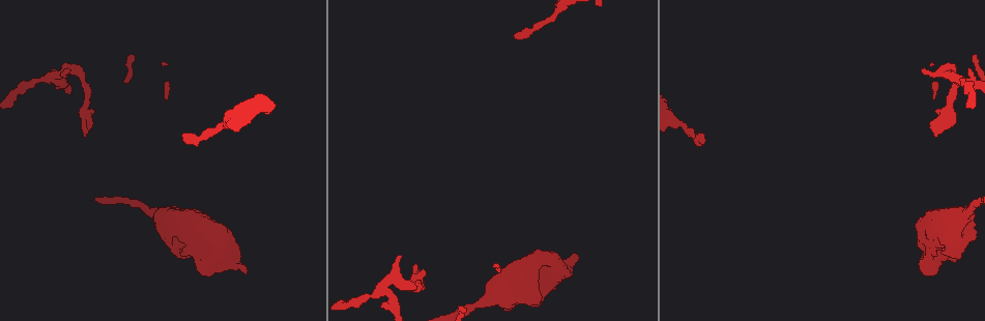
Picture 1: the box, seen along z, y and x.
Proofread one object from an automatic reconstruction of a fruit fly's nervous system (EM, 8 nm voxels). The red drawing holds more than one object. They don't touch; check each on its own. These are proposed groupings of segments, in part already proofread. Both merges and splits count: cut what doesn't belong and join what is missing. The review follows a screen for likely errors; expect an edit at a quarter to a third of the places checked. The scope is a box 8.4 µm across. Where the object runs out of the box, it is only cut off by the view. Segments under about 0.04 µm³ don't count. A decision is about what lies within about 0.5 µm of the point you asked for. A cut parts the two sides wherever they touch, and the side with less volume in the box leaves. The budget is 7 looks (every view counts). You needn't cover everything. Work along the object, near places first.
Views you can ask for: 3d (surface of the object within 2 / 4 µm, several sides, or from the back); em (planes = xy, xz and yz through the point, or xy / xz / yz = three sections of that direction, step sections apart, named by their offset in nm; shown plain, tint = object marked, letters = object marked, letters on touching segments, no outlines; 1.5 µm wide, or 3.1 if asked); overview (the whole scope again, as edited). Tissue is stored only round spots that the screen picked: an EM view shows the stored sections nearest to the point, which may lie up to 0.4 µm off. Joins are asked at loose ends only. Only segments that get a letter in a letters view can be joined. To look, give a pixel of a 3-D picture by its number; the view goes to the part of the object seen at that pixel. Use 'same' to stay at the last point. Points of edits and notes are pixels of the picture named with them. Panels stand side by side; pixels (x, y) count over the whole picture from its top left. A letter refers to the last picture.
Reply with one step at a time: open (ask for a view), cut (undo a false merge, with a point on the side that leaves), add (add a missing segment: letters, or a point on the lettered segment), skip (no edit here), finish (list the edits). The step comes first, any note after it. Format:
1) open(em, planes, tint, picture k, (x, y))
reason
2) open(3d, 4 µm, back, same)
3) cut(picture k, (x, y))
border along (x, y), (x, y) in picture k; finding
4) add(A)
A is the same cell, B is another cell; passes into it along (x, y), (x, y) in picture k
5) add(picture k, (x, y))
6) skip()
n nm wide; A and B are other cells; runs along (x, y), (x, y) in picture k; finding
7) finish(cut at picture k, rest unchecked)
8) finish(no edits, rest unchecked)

open(em, planes, letters, picture 1, (380, 287))
a fork

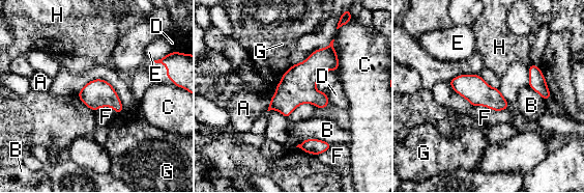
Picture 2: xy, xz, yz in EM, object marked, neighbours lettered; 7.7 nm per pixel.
skip()
200 nm wide; A, B, C, D, E, F, G and H are other cells; border along (474, 106), (507, 109) in picture 2; all the same neuron

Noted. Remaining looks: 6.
open(em, yz, step 8, letters, picture 1, (415, 268))
free end

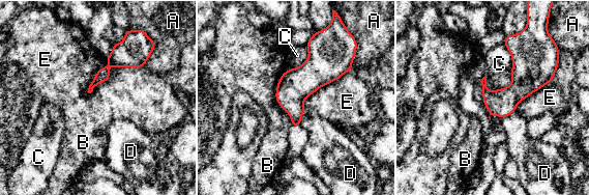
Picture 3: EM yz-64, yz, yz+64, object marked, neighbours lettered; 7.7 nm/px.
open(em, xy, step 4, letters, same)
another direction

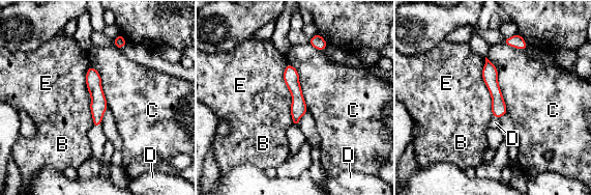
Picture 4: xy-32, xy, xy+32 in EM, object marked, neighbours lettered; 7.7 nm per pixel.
skip()
C touches over 460 nm; B, C, D and E are other cells; border along (484, 58), (482, 80), (493, 116) in picture 4; no lettered segment goes on from it

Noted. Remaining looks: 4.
open(3d, 2 µm, picture 1, (243, 272))
thick end

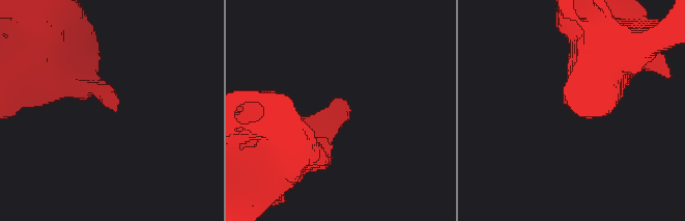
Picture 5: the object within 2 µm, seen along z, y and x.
open(em, yz, step 8, letters, picture 5, (344, 106))
shape alone is not enough

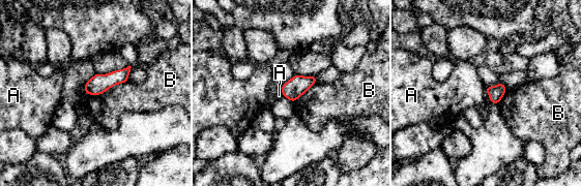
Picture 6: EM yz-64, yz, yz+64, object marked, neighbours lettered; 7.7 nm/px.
skip()
B touches over 360 nm; A and B are other cells; no lettered segment goes on from it

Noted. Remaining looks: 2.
finish(no edits, rest unchecked)

